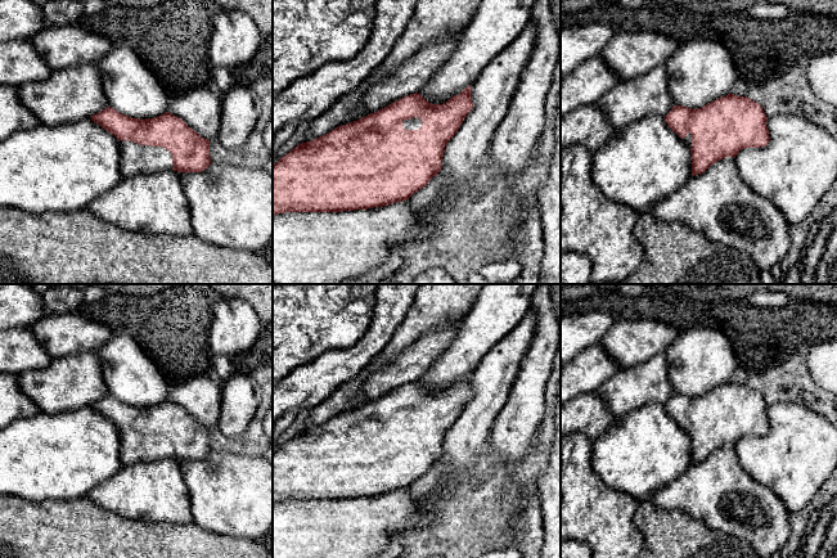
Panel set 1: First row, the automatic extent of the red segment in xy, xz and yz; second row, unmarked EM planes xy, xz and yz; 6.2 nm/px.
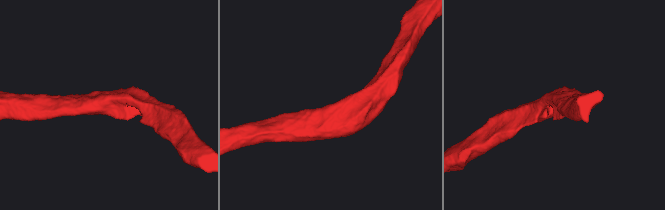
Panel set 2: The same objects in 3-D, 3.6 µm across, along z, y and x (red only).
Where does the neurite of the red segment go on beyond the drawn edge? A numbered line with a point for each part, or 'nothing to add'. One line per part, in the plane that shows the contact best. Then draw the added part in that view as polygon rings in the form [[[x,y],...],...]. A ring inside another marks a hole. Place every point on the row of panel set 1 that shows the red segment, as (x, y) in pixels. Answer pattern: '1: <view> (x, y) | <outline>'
1: xy (134, 158) | [[[130,140],[120,144],[120,171],[122,177],[172,170],[172,156],[162,147],[140,145]]]

